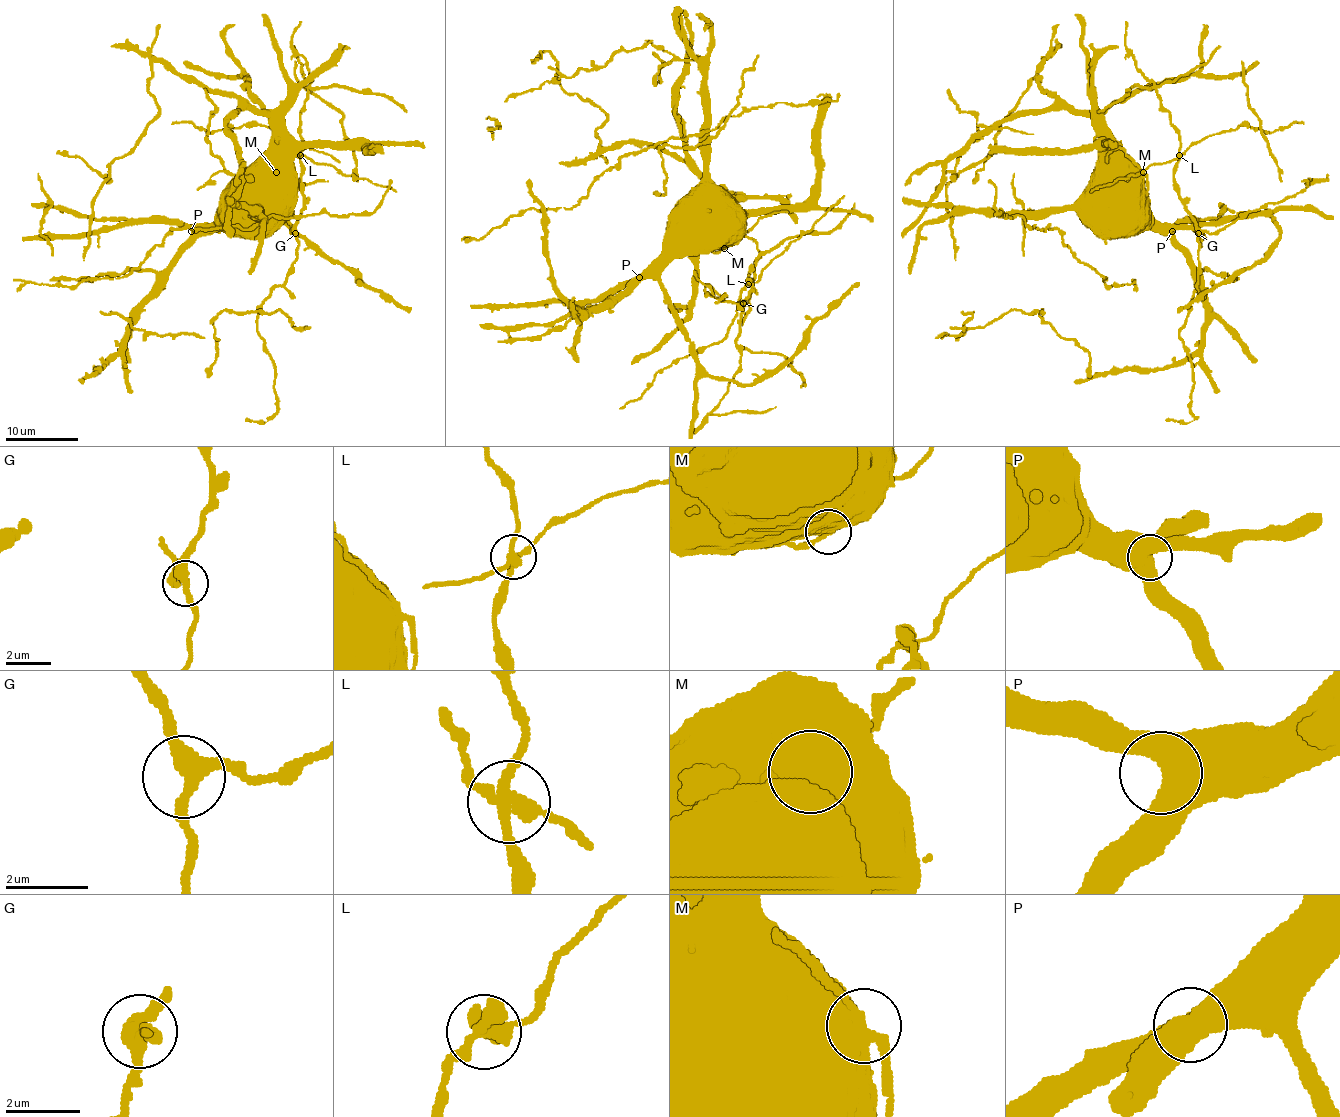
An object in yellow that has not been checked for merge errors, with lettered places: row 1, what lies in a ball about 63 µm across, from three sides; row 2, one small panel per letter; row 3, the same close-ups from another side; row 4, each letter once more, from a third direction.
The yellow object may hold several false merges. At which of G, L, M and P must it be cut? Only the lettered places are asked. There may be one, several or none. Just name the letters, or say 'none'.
L, M

